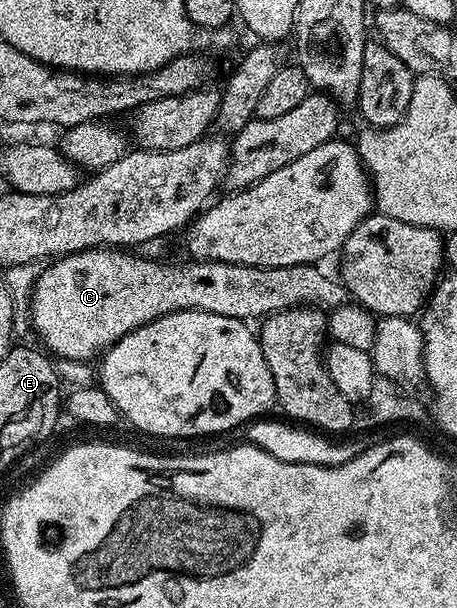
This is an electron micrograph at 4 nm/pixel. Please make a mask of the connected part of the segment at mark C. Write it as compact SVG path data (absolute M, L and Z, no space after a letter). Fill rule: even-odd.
M109 246L84 248L81 252L58 255L46 263L49 265L45 264L40 269L30 302L32 331L41 335L42 342L46 344L44 347L54 357L92 361L93 355L96 357L139 325L184 308L198 308L211 314L223 314L227 318L253 322L253 319L256 321L270 316L272 312L282 312L285 308L316 306L322 310L332 310L347 300L346 287L342 281L337 278L332 280L317 264L256 268L192 258L185 258L182 264L164 264L161 260L148 260L145 256L132 256L129 252L132 251L114 250Z

